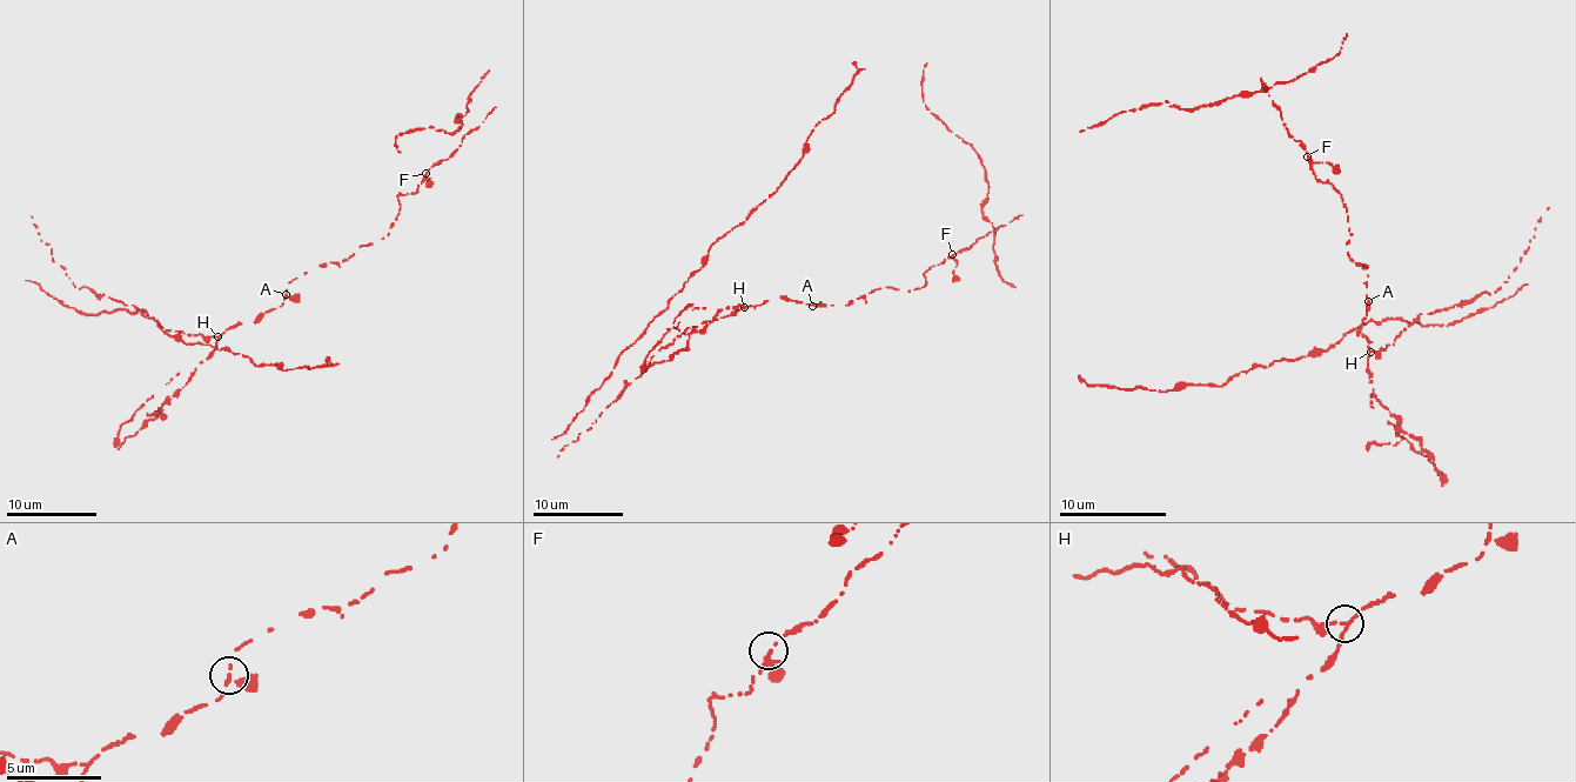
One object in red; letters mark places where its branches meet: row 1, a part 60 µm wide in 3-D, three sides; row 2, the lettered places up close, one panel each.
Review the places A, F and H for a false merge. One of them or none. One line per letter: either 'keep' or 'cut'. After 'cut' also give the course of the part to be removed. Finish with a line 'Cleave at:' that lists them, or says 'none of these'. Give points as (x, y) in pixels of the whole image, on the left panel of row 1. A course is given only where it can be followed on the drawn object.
A: keep
F: keep
H: cut; course (219, 338), (160, 326), (133, 306), (74, 287), (32, 215)
Cleave at: H

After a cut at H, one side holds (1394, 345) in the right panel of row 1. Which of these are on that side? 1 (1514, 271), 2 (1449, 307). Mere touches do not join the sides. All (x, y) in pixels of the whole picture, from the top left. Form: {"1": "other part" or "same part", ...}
{"1": "same part", "2": "same part"}

